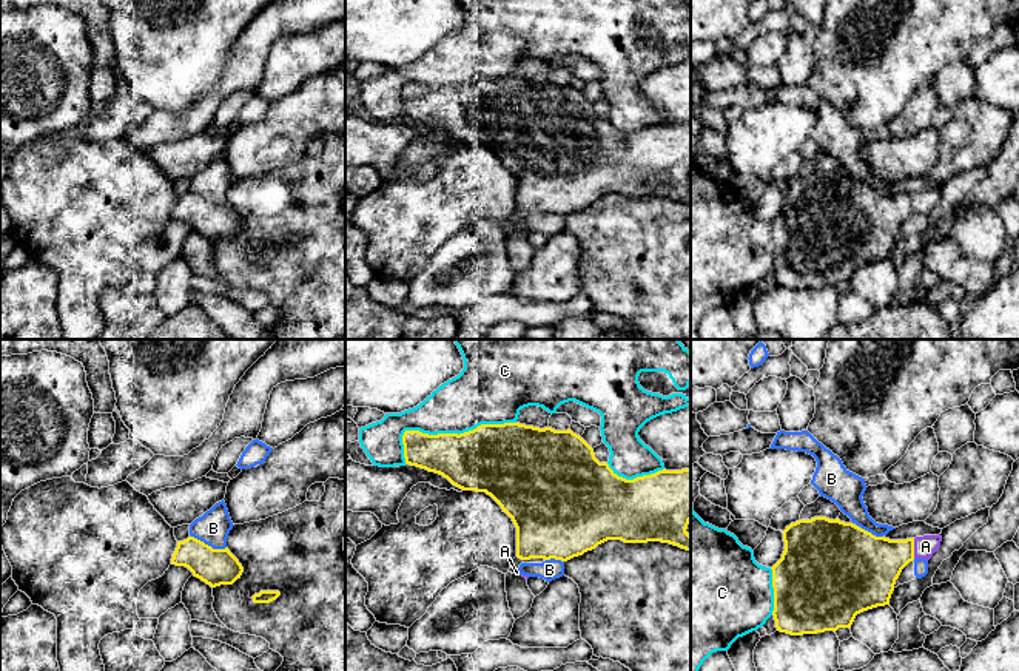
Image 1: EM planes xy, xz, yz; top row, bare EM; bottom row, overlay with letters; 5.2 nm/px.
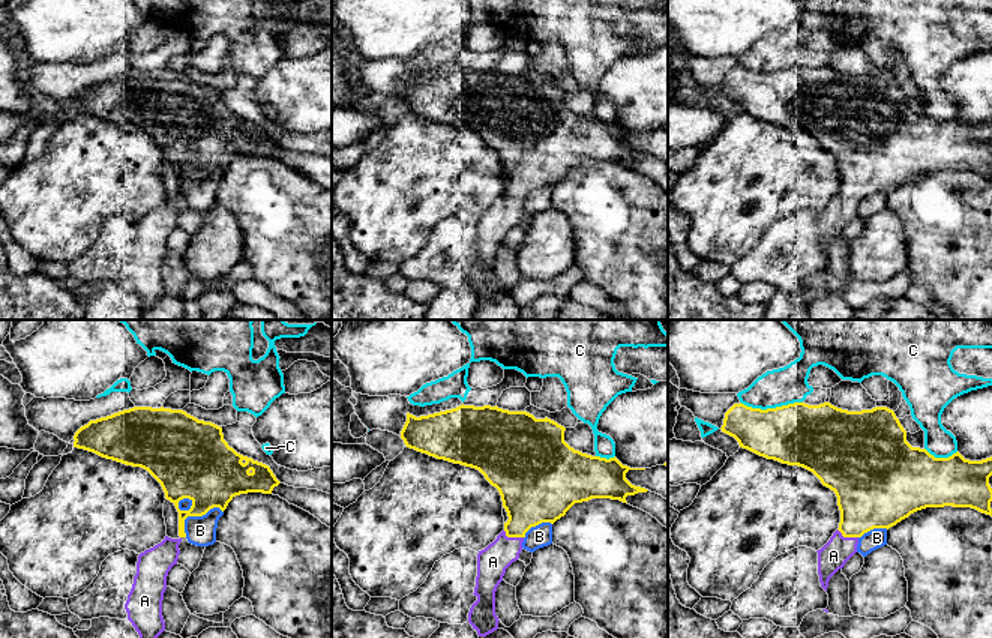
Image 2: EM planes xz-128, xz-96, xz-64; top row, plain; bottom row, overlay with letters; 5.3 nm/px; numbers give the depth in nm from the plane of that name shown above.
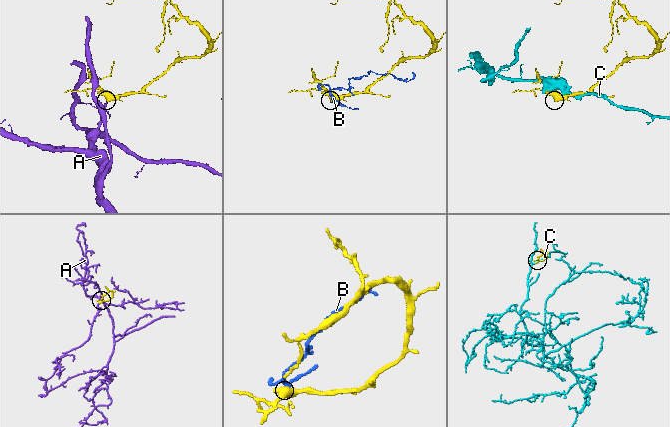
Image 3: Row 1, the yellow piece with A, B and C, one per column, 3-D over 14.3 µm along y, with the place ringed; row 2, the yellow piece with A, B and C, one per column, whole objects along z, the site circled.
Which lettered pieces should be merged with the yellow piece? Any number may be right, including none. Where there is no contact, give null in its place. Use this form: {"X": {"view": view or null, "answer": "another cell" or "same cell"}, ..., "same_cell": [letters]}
{"A": {"view": "yz", "answer": "same cell"}, "B": {"view": "xy", "answer": "another cell"}, "C": {"view": "xz", "answer": "another cell"}, "same_cell": ["A"]}

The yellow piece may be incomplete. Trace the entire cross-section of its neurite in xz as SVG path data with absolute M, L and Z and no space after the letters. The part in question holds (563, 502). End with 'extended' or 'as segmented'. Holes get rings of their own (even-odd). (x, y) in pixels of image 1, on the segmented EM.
M504 423L504 424L481 424L473 430L464 433L438 433L429 435L419 430L405 430L402 435L404 444L404 458L405 464L416 466L425 469L429 472L435 472L447 478L453 486L462 491L476 491L486 492L490 495L506 512L515 528L516 528L516 557L521 560L530 558L544 558L544 560L561 560L567 561L573 557L583 555L587 551L595 549L598 545L607 540L621 540L624 543L647 543L647 541L661 541L678 546L681 549L691 551L691 535L686 532L688 524L691 521L691 469L681 470L658 470L651 475L637 477L634 480L626 480L618 477L607 463L600 463L595 458L594 449L570 429L567 430L555 430L552 427L533 427L520 423Z; as segmented

